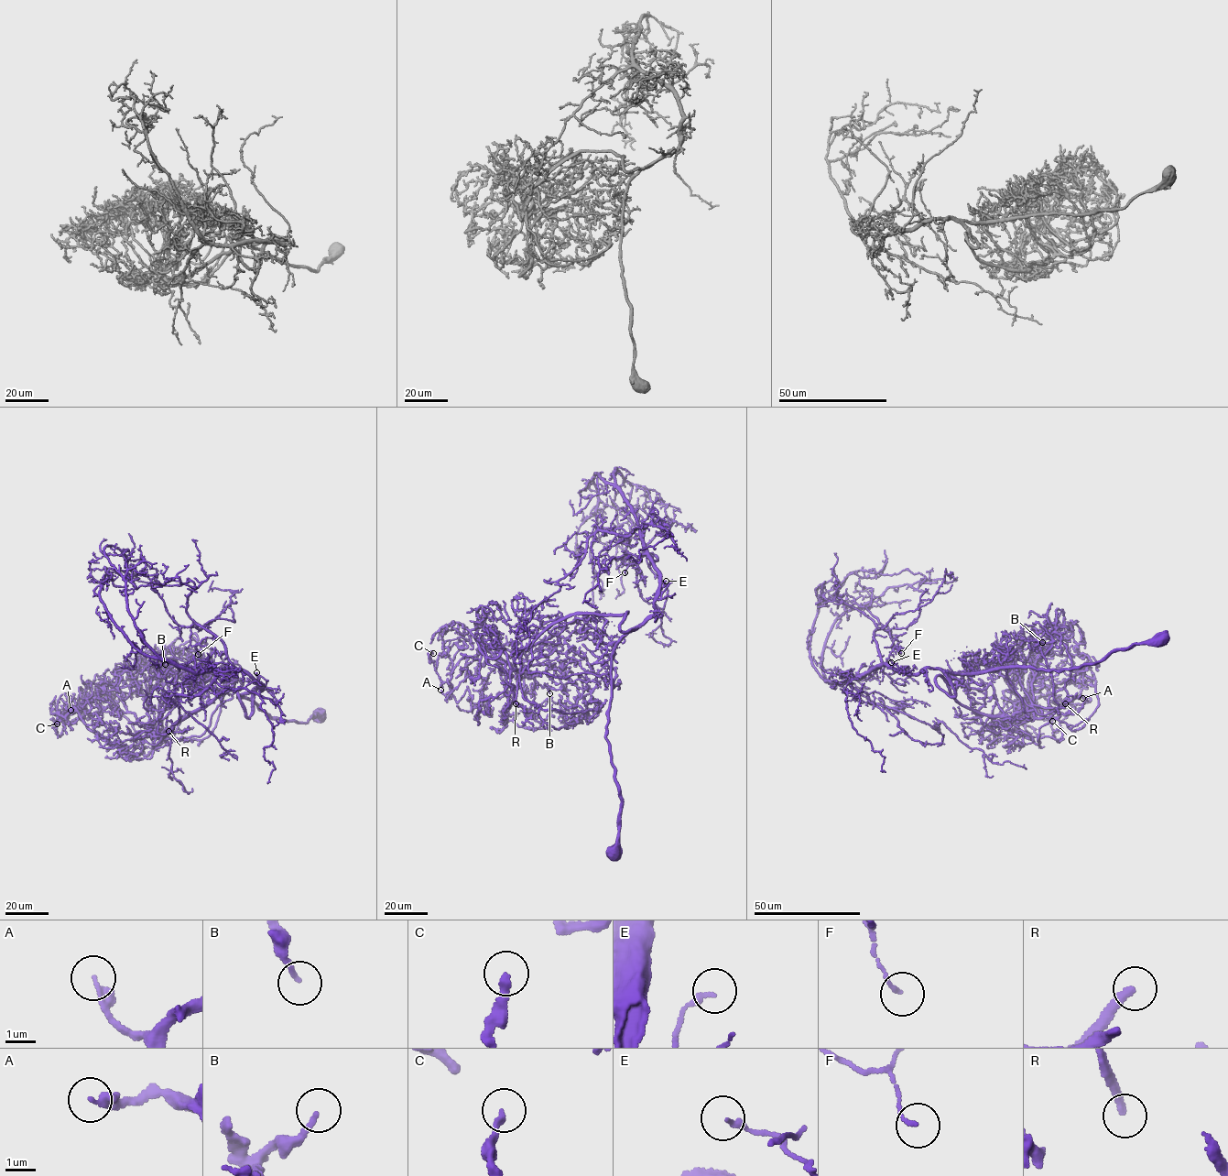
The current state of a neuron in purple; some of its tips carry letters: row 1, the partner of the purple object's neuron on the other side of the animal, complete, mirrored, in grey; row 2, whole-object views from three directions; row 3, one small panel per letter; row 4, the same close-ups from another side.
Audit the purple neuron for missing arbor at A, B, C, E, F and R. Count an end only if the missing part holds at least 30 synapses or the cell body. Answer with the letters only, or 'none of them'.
B, R

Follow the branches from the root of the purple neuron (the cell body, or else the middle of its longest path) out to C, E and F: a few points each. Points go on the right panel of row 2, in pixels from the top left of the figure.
C: (1162, 637), (946, 671), (953, 696), (936, 678), (1016, 721), (1042, 716), (1029, 691), (1073, 708), (1052, 721)
E: (1162, 637), (1119, 649), (1092, 664), (1055, 670), (1016, 666), (964, 673), (927, 667), (912, 674), (891, 662)
F: (1162, 637), (1059, 670), (910, 674), (884, 665), (874, 630), (889, 631), (901, 653)

